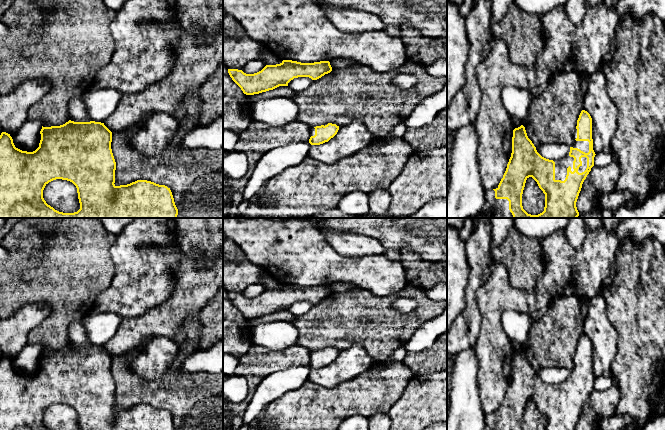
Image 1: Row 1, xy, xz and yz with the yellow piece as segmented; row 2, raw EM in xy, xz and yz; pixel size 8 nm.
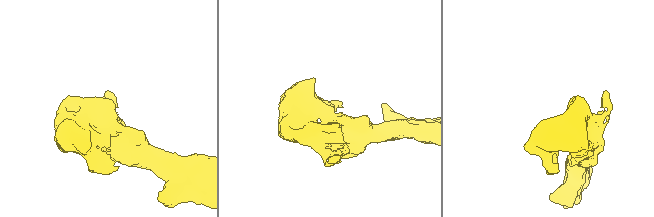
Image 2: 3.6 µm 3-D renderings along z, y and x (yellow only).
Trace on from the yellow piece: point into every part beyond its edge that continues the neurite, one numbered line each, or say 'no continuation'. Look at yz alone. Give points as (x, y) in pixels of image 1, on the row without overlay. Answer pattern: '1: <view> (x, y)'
1: yz (561, 389)
2: yz (490, 424)

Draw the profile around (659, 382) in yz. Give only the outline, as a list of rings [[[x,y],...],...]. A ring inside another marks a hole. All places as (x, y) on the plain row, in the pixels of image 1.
[[[650,237],[644,245],[637,245],[632,238],[626,238],[615,254],[610,274],[600,290],[606,302],[607,318],[617,331],[617,351],[611,362],[615,384],[619,387],[620,400],[615,414],[631,416],[635,425],[626,430],[641,430],[651,413],[651,398],[664,389],[663,353],[665,346],[665,254],[664,247]]]

